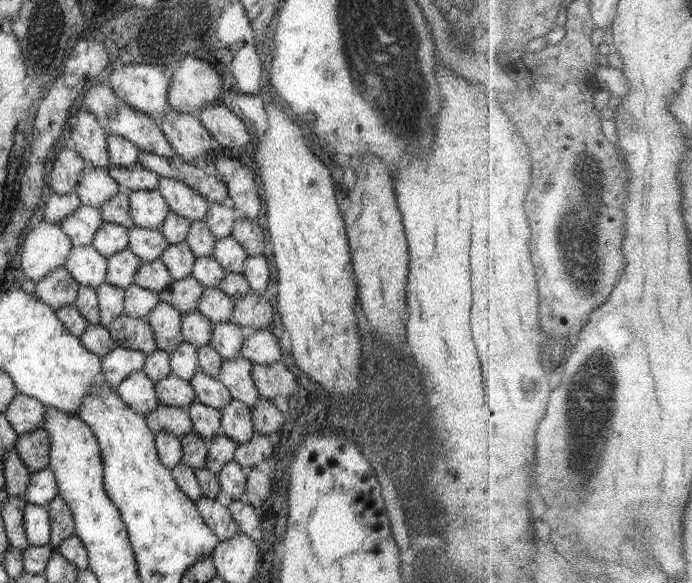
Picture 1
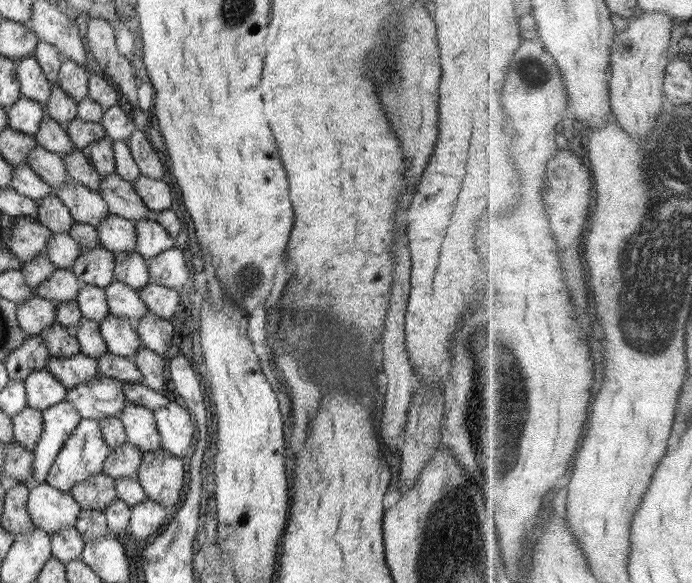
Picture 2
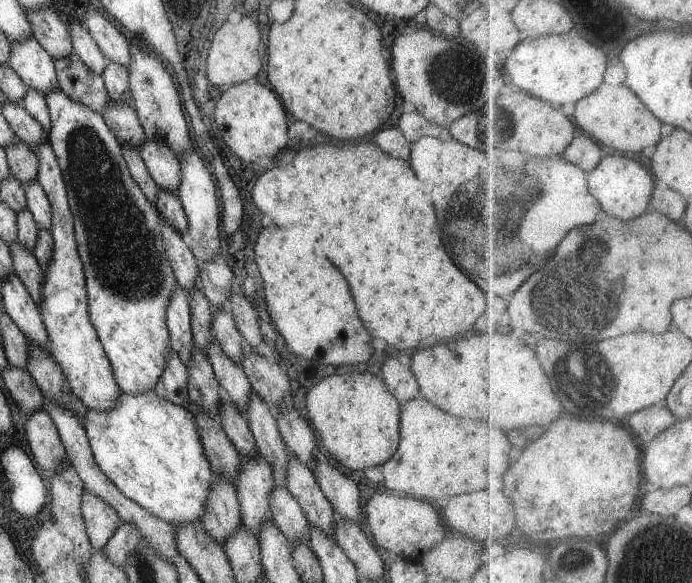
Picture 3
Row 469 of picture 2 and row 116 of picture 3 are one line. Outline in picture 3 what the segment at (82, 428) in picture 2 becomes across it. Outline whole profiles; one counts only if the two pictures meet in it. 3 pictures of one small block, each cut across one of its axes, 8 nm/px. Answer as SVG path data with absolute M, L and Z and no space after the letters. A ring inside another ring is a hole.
M59 88L46 93L45 98L52 124L47 133L47 142L58 158L66 184L78 253L85 273L90 323L106 352L119 390L125 394L152 391L164 372L167 353L171 348L165 315L177 288L177 281L165 256L161 236L162 218L132 181L121 144L101 114L75 102Z

